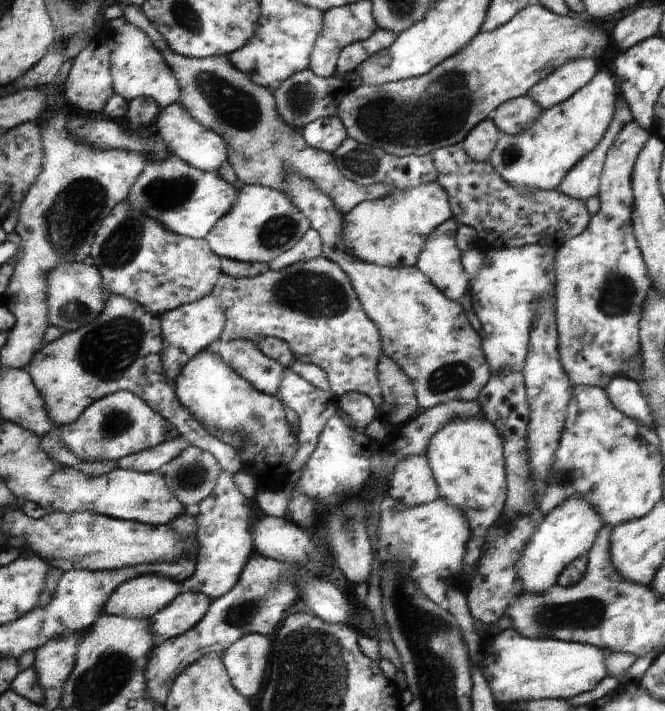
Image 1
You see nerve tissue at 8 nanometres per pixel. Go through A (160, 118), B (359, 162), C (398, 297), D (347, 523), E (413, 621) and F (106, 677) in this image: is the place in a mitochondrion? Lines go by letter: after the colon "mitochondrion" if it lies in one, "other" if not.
A: other
B: mitochondrion
C: other
D: mitochondrion
E: mitochondrion
F: mitochondrion

